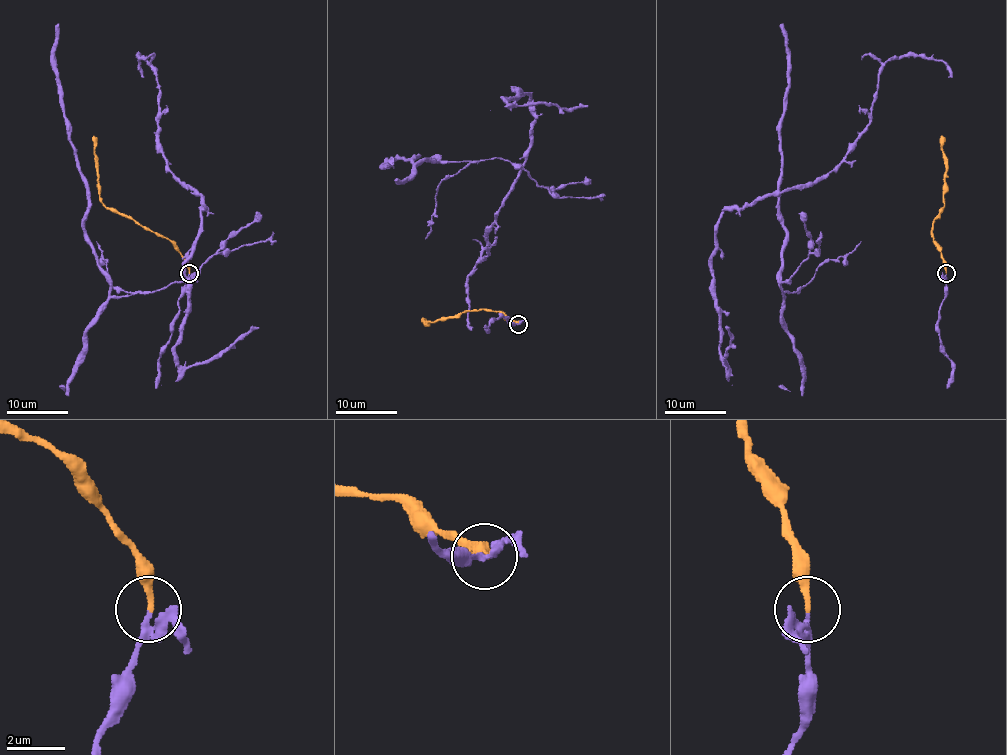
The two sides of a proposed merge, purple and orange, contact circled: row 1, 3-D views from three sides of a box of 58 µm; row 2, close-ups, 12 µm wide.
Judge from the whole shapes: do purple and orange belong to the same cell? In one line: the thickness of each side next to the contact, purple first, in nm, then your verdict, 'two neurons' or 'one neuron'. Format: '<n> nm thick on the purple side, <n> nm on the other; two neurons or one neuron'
130 nm thick on the purple side, 240 nm on the other; one neuron

